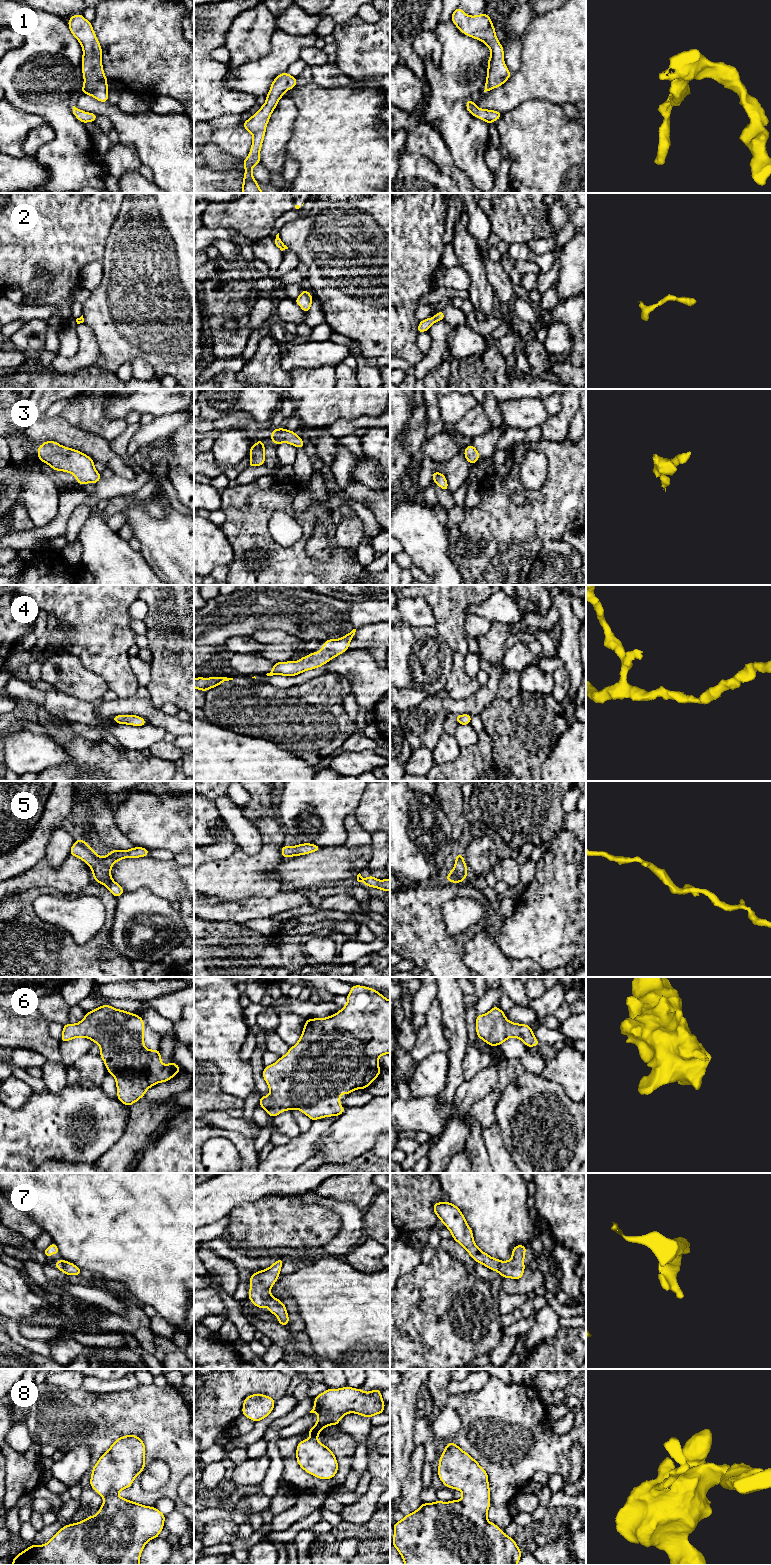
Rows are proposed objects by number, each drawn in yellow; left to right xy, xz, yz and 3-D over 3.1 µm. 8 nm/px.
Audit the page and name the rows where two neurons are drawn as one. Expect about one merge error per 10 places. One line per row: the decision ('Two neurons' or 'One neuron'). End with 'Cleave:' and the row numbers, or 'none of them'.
1: One neuron
2: One neuron
3: One neuron
4: One neuron
5: One neuron
6: One neuron
7: One neuron
8: One neuron
Cleave: none of them

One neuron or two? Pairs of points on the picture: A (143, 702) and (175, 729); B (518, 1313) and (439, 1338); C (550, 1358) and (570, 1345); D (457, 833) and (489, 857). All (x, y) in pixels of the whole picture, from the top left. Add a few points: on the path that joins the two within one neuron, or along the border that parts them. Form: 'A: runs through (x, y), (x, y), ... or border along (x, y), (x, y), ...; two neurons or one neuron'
A: runs through (151, 710), (160, 719), (167, 721); one neuron
B: border along (500, 1315), (500, 1321), (503, 1326); two neurons
C: runs through (555, 1358), (565, 1350); one neuron
D: border along (466, 840), (459, 848); two neurons

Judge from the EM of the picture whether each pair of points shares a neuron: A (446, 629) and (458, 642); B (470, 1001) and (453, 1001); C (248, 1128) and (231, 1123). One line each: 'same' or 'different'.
A: same
B: different
C: same

